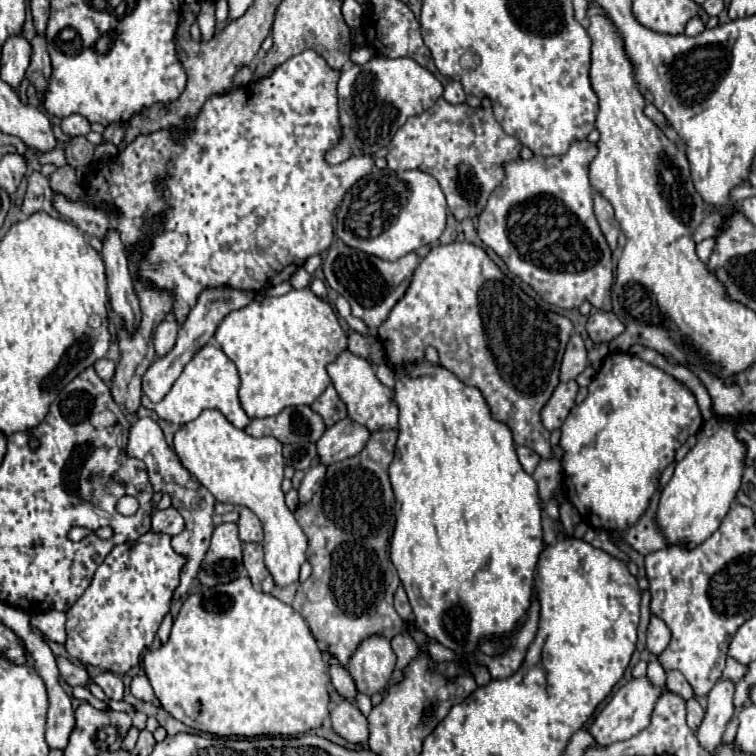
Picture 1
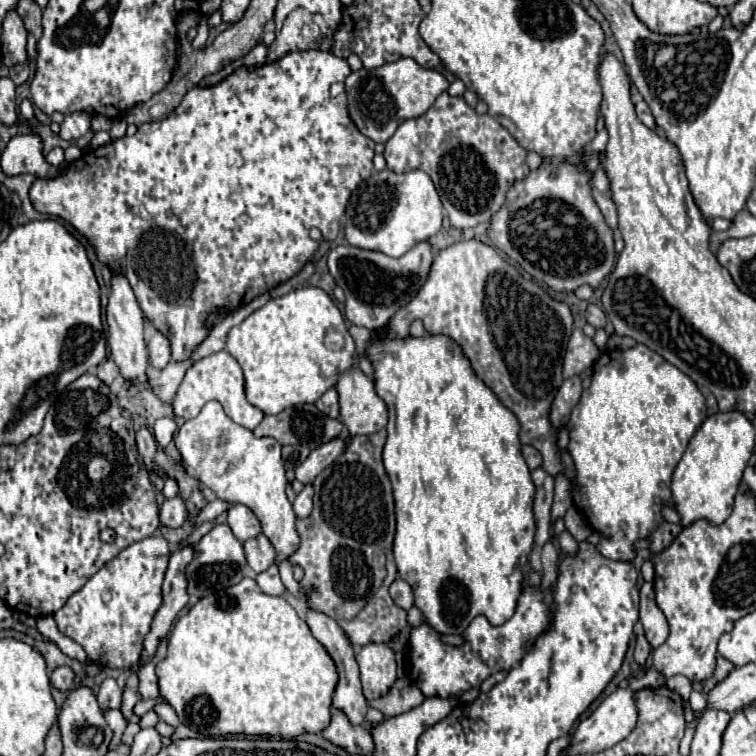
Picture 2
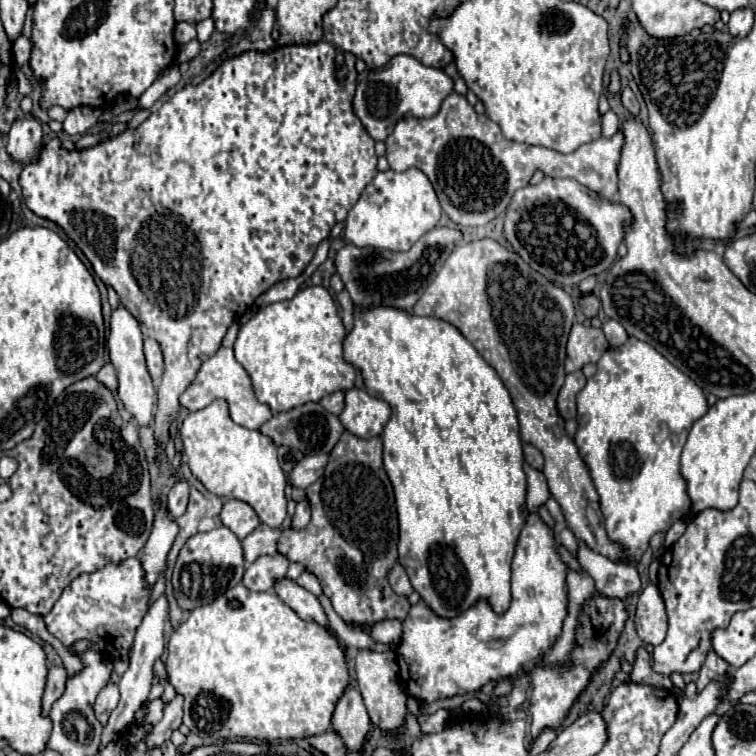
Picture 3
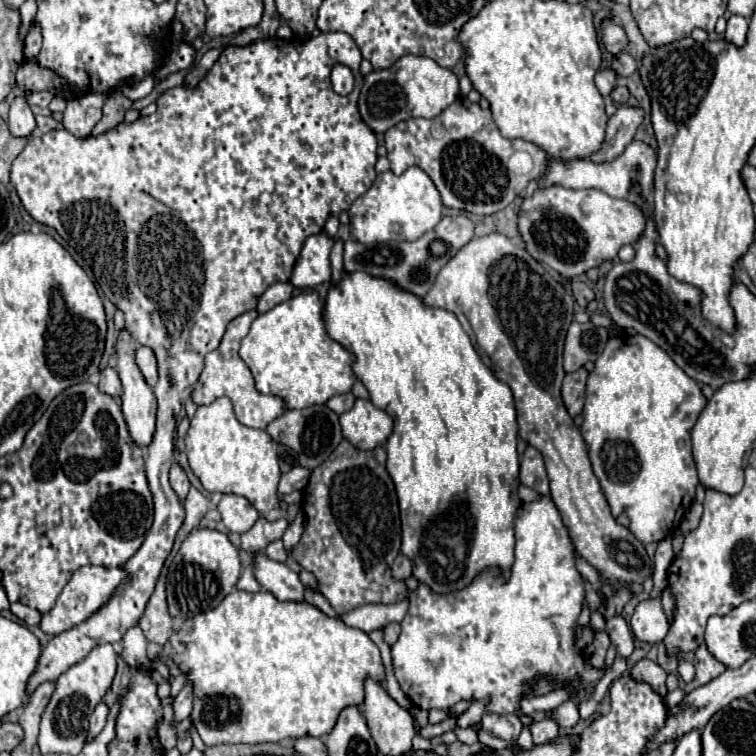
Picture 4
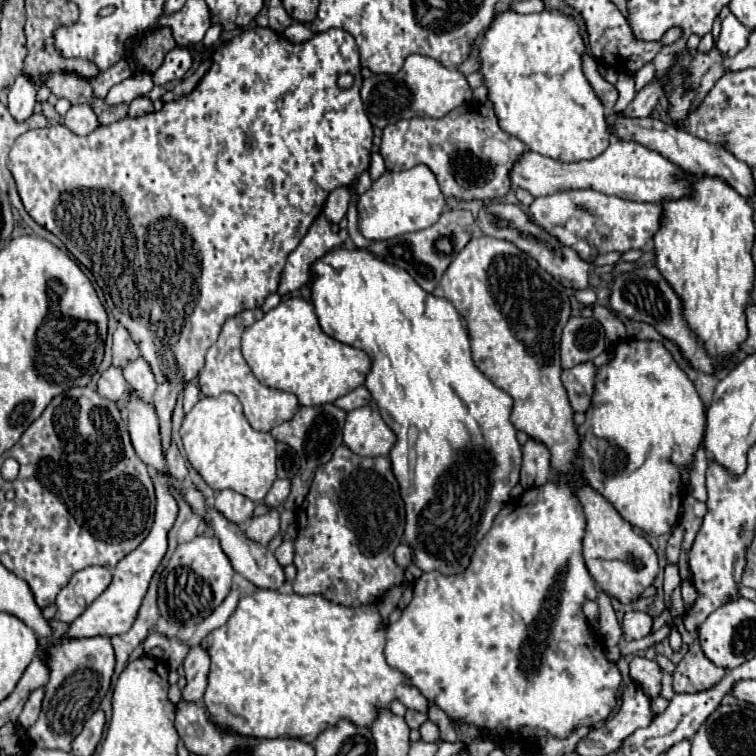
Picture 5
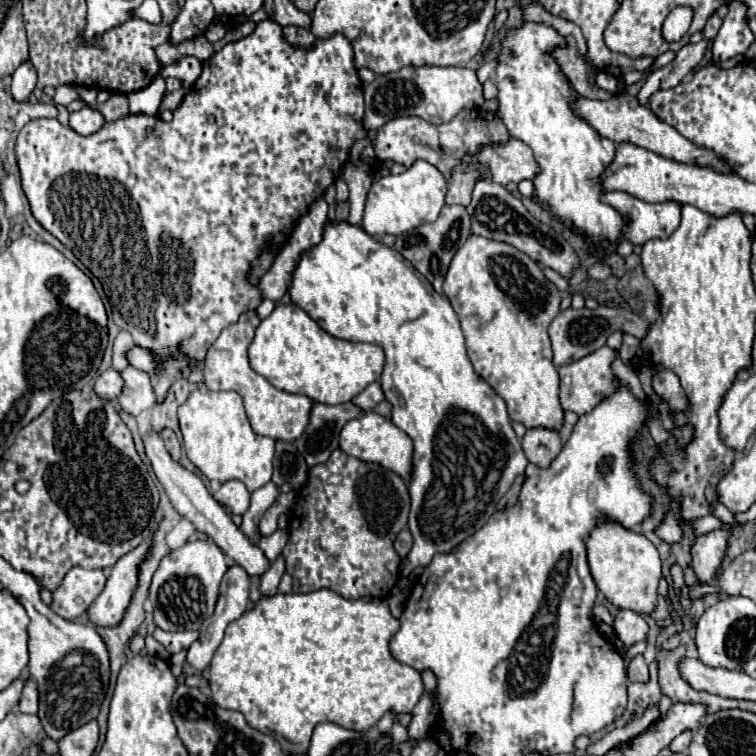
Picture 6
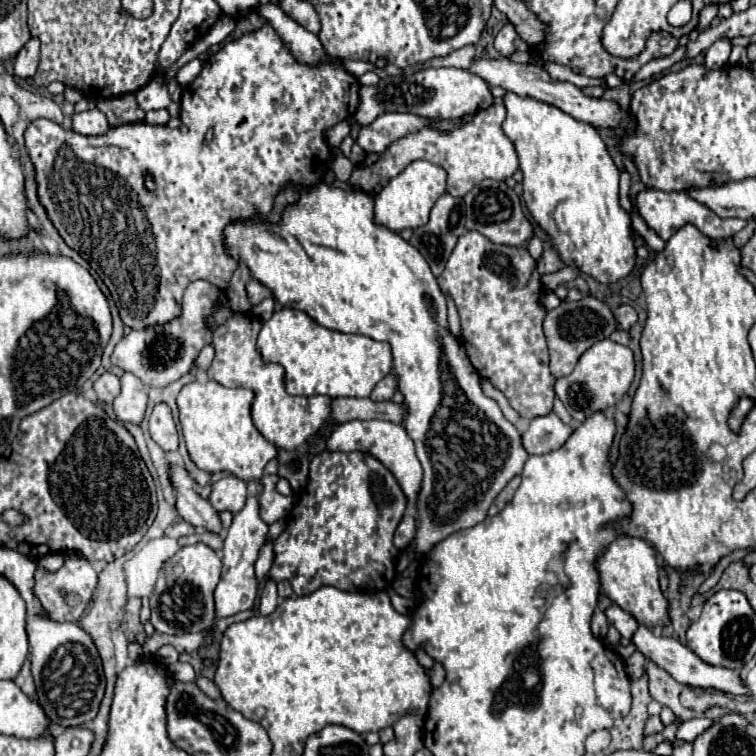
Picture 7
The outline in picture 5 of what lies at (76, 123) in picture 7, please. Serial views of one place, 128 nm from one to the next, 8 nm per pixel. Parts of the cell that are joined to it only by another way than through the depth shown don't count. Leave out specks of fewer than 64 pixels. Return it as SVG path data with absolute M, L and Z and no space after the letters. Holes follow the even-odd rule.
M76 104L64 116L64 126L78 136L86 136L98 128L98 118L90 104Z

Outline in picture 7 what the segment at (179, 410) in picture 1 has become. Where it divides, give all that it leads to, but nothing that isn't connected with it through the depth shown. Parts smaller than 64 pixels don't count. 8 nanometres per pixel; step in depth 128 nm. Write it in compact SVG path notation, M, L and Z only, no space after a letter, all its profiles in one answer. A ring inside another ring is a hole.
M234 314L222 326L214 330L212 346L216 356L208 368L208 378L216 380L226 388L248 388L254 392L252 420L258 432L270 440L276 448L294 450L308 442L330 416L328 396L290 396L284 390L284 372L278 364L262 364L256 352L256 336L262 328L260 318L254 314Z

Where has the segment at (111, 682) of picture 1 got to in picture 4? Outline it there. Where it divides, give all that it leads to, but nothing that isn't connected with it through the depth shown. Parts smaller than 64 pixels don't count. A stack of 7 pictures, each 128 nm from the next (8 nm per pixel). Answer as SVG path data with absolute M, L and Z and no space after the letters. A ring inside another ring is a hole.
M100 702L90 718L90 732L88 732L88 740L92 740L94 736L98 736L106 724L106 716L108 716L108 706L104 702Z

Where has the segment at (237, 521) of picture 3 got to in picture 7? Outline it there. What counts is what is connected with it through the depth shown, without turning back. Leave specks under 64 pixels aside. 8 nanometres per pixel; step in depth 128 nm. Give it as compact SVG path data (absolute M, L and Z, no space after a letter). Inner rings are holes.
M224 476L212 486L212 494L208 498L218 512L240 512L246 504L246 482L236 476Z

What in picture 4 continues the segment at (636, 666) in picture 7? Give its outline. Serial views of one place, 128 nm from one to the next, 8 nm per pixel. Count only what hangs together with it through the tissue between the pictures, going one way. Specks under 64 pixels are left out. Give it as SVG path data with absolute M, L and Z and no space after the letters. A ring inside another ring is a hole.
M644 658L644 660L636 662L636 666L630 670L630 674L636 682L650 684L660 696L668 694L668 690L666 690L666 672L656 662Z

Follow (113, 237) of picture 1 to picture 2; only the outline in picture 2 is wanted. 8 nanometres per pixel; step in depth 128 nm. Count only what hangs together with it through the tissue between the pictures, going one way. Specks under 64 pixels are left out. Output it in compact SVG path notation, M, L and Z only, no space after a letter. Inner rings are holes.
M112 270L106 320L108 320L108 332L110 332L108 344L110 344L110 352L114 356L114 362L118 364L122 376L126 380L130 380L132 384L136 384L146 370L146 358L148 358L148 350L146 350L146 342L144 342L144 314L132 292L132 286L128 284L128 278L118 270Z

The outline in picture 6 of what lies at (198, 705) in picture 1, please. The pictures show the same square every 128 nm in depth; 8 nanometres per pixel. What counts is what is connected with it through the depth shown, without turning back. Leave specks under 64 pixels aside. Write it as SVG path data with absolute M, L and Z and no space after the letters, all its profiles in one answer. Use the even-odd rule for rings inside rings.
M316 590L310 594L282 594L276 592L272 596L260 596L258 602L254 602L254 606L250 606L238 620L230 622L224 634L222 644L218 646L212 662L210 662L210 688L212 688L212 702L220 708L228 708L228 710L238 710L244 714L244 718L248 720L248 724L252 724L252 728L264 732L264 734L278 734L278 738L282 742L290 744L290 754L294 752L306 752L310 746L310 736L314 732L314 728L320 722L336 722L344 728L350 730L358 730L358 732L366 732L372 726L378 724L378 720L388 712L394 710L396 714L404 714L404 712L412 712L412 708L418 704L418 700L424 694L424 686L422 686L422 678L420 672L416 672L414 668L400 664L398 660L394 660L394 656L388 650L388 642L390 638L396 634L398 630L398 620L392 618L390 610L388 610L388 602L382 598L358 598L358 600L346 600L342 596L338 596L332 590Z

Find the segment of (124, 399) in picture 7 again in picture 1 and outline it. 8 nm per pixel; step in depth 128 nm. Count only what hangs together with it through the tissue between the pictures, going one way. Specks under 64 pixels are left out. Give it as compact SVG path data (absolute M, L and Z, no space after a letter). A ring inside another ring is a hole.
M166 318L164 322L158 324L156 328L156 336L154 336L154 346L156 346L156 354L164 356L166 352L172 350L174 342L176 342L176 334L178 334L178 322L174 318Z

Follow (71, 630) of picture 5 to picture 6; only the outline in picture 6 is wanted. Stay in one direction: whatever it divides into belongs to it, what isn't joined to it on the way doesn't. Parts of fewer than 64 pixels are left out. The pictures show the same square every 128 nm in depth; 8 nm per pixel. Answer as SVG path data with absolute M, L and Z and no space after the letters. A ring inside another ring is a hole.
M150 536L148 540L144 540L132 552L124 554L114 564L112 574L106 582L106 588L86 610L90 624L106 626L106 628L114 628L116 624L120 624L120 620L124 618L124 612L128 610L128 604L132 602L134 590L138 584L140 566L148 558L152 544L154 544L154 540Z

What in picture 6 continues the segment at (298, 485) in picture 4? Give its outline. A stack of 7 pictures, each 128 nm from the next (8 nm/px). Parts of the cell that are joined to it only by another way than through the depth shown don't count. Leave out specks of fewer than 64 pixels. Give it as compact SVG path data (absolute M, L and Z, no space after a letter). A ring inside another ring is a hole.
M268 482L266 486L258 488L254 494L252 494L252 502L250 502L250 508L248 512L244 514L244 522L242 522L242 532L252 540L256 542L260 536L258 536L258 520L260 516L276 502L276 498L280 496L280 488L274 484L274 482Z

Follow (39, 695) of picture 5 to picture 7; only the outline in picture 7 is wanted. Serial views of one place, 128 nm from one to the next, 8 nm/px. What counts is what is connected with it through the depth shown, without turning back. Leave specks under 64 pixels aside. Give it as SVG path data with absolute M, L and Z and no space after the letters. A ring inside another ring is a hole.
M28 662L22 666L22 670L20 670L20 674L16 676L16 680L14 680L14 682L18 684L18 688L20 688L28 698L32 698L32 700L34 700L34 680L32 680L30 664L28 664Z

